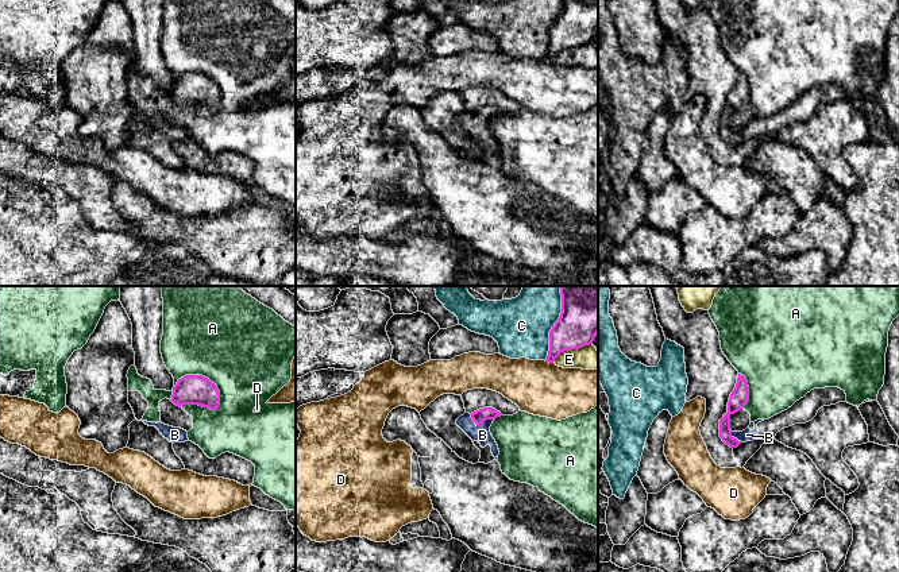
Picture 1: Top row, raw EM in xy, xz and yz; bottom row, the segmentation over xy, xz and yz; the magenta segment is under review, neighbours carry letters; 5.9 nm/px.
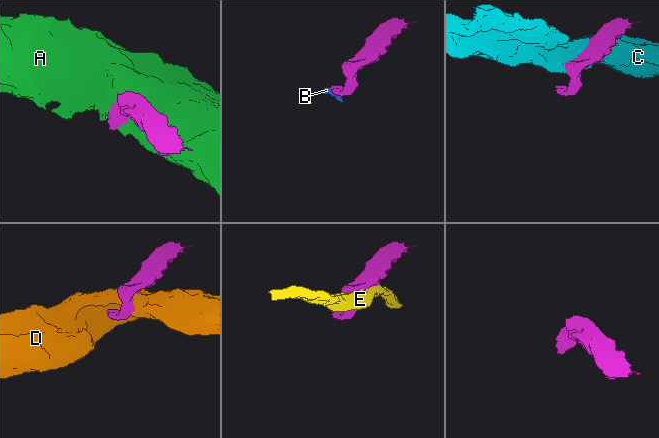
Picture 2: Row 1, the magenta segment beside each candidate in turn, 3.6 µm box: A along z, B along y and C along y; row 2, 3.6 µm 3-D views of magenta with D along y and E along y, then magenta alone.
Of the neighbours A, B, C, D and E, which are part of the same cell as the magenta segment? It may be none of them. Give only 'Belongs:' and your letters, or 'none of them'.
Belongs: B

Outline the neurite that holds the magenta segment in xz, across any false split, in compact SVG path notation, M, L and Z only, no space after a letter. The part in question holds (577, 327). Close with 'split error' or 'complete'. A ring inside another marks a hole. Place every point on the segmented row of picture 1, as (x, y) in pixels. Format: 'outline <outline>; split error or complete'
outline M560 286L562 313L549 331L549 351L545 362L553 363L564 351L593 344L598 335L598 286Z; complete

